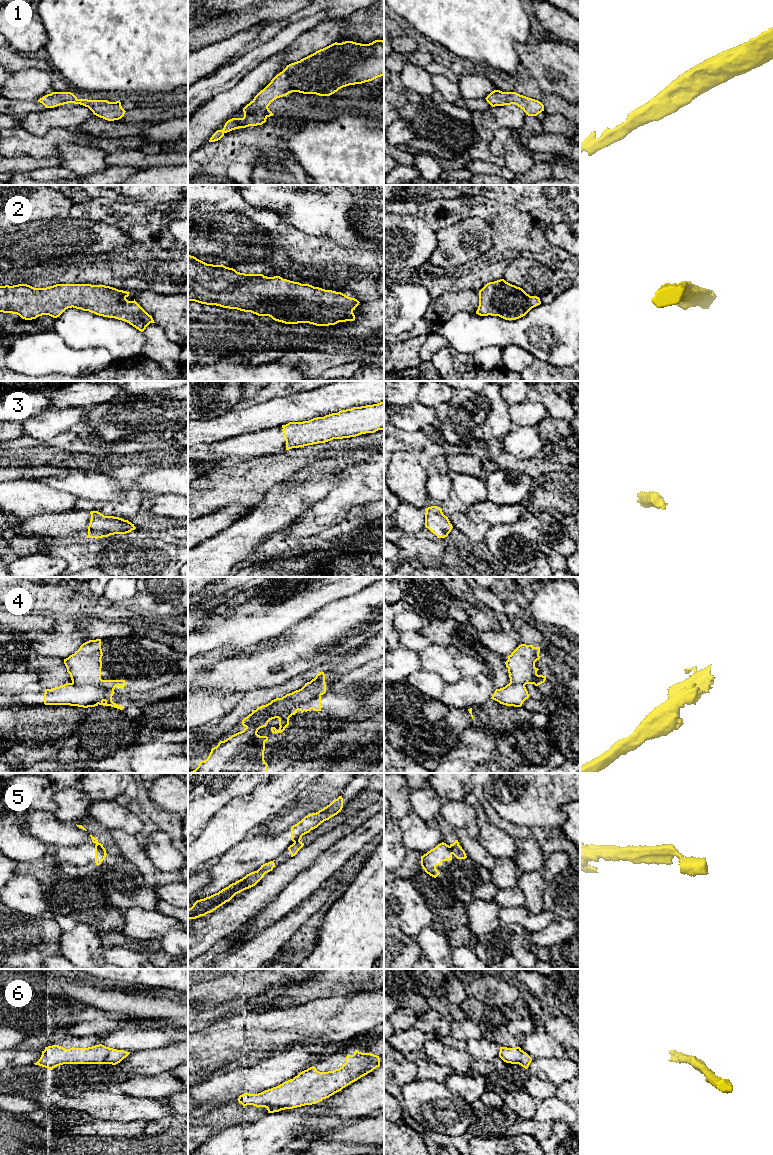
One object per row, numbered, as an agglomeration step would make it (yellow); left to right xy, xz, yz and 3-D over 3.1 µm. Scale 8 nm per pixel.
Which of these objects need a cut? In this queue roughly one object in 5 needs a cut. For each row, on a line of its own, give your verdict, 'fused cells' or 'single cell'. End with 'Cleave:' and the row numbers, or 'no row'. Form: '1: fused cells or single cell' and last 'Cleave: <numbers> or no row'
1: single cell
2: single cell
3: single cell
4: fused cells
5: fused cells
6: single cell
Cleave: 4, 5

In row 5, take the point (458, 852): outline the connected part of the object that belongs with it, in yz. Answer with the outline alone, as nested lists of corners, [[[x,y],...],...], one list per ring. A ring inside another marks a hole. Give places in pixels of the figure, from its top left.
[[[455,840],[455,842],[453,844],[450,844],[450,847],[452,848],[452,852],[453,855],[457,858],[457,859],[466,859],[466,853],[465,851],[462,849],[462,847],[459,845],[458,840]]]

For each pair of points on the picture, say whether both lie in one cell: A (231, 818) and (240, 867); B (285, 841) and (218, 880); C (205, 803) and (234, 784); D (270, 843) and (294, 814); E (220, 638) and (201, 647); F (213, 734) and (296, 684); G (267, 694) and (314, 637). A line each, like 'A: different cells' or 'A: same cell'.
A: different cells
B: same cell
C: same cell
D: different cells
E: same cell
F: same cell
G: different cells

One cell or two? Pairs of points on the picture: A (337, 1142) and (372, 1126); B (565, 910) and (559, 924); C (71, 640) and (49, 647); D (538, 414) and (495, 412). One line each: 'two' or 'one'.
A: one
B: two
C: one
D: two

